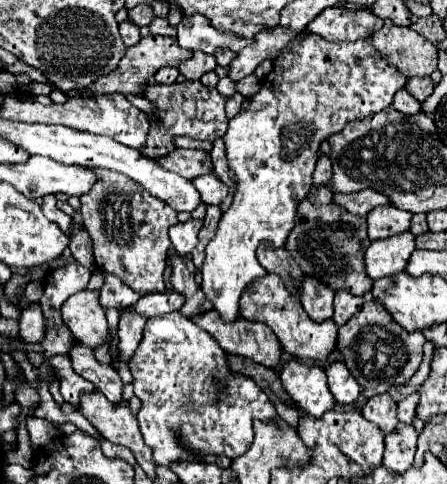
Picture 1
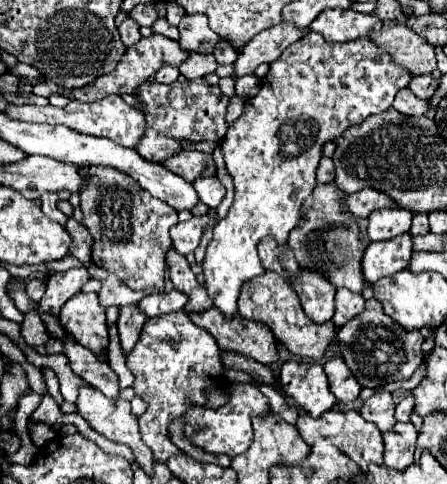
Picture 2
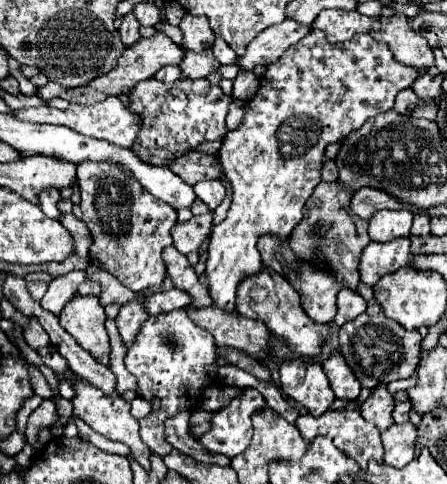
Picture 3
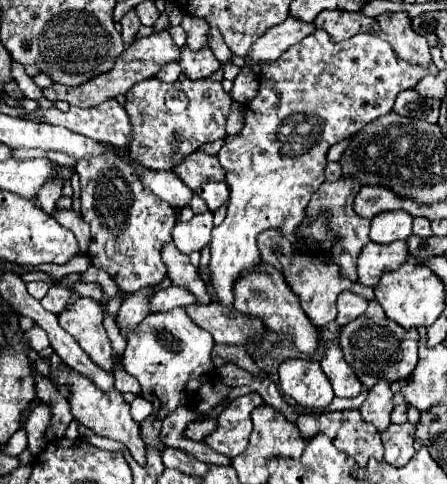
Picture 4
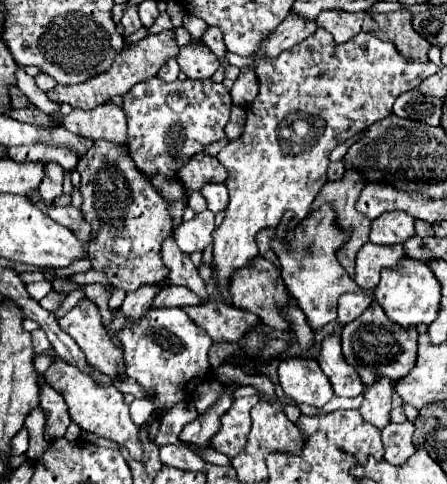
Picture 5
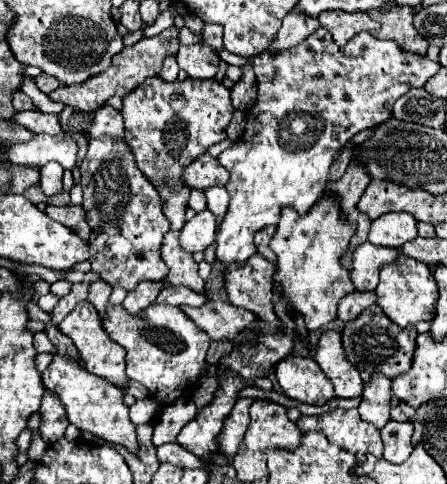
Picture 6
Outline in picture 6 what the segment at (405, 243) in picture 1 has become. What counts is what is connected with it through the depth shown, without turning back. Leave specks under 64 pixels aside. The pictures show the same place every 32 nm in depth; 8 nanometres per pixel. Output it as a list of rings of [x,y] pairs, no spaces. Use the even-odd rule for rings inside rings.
[[[370,242],[360,244],[360,248],[354,252],[354,268],[350,272],[350,278],[360,292],[372,292],[378,284],[378,272],[386,264],[394,264],[398,258],[400,248],[384,248],[374,246]]]

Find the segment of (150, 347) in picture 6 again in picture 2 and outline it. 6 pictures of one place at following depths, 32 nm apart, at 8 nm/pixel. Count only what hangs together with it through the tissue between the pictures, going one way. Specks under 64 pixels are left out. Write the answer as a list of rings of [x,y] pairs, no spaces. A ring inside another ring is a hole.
[[[182,310],[164,314],[164,316],[156,316],[156,318],[148,318],[142,328],[140,340],[138,340],[136,348],[132,350],[132,356],[126,358],[126,364],[128,364],[130,372],[134,374],[136,396],[140,396],[148,406],[146,412],[138,416],[142,440],[146,442],[146,446],[150,446],[150,450],[154,452],[154,458],[162,464],[166,464],[170,458],[182,454],[170,440],[170,432],[168,432],[168,426],[174,420],[184,420],[184,436],[194,446],[198,446],[210,454],[226,454],[228,458],[234,458],[234,456],[246,452],[252,444],[252,418],[254,416],[264,418],[272,412],[268,398],[258,390],[258,386],[254,386],[252,382],[226,380],[224,364],[222,364],[222,350],[218,348],[216,340],[212,340],[212,336],[208,336],[208,332],[204,332],[202,328],[192,324],[192,320]],[[214,386],[228,388],[228,402],[220,408],[208,408],[210,390],[214,390]]]

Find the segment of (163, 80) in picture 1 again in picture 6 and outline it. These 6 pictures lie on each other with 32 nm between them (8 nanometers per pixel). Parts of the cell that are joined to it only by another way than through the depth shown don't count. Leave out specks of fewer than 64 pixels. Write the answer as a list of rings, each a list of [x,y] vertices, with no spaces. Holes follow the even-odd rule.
[[[170,56],[170,58],[164,60],[164,66],[162,66],[162,70],[160,70],[160,78],[166,80],[166,82],[174,82],[174,80],[178,78],[178,72],[180,72],[178,62],[176,62],[174,56]]]

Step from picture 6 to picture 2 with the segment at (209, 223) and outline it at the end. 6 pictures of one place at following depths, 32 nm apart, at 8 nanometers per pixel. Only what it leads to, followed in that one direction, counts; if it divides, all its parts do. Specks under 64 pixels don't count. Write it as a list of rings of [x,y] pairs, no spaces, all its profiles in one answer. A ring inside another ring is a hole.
[[[208,216],[192,218],[188,222],[178,222],[176,226],[172,226],[170,228],[170,236],[172,236],[174,250],[180,252],[182,256],[194,252],[194,248],[198,246],[200,236],[202,236],[206,226],[208,226]]]

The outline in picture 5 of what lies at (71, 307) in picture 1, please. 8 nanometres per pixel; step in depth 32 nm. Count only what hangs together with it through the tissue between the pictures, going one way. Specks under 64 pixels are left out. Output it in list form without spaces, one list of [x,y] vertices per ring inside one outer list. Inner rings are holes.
[[[88,298],[80,300],[70,312],[66,312],[60,318],[60,328],[68,332],[76,344],[86,354],[86,360],[100,372],[108,376],[124,374],[124,362],[122,362],[122,350],[116,348],[104,326],[100,310],[94,302]]]

